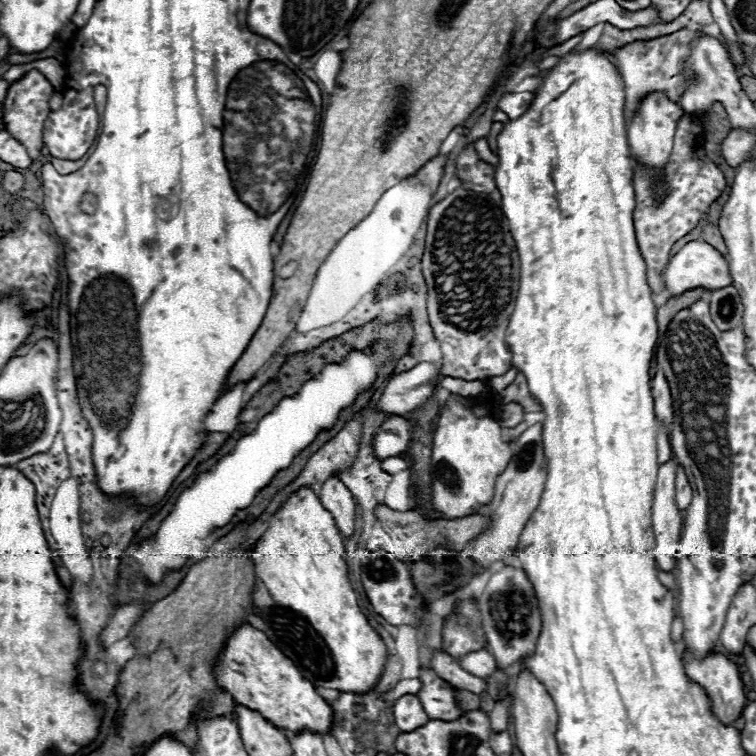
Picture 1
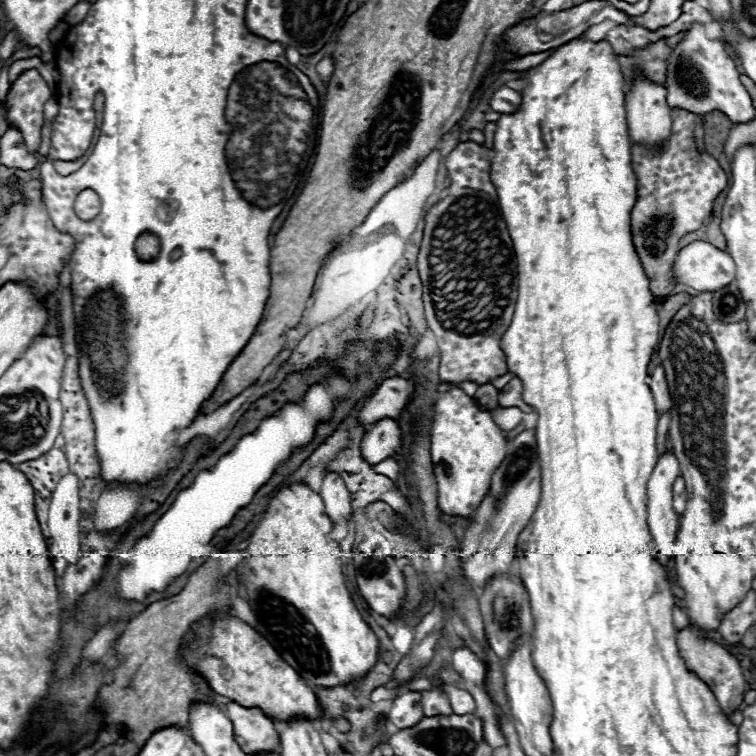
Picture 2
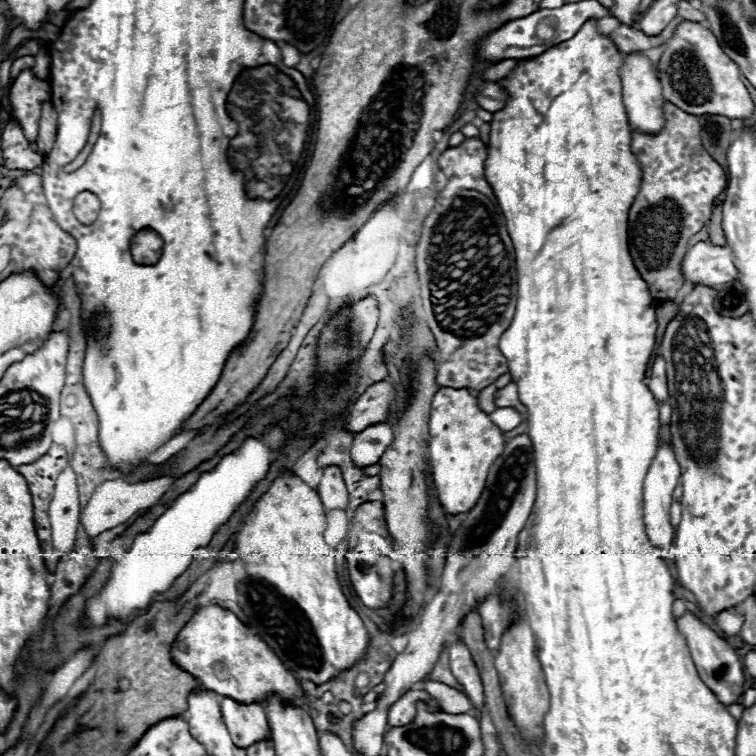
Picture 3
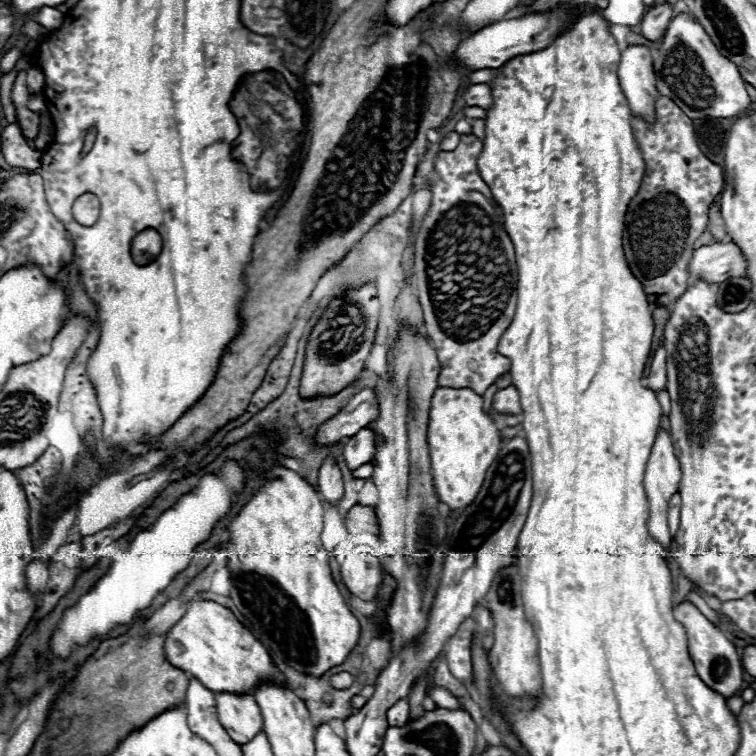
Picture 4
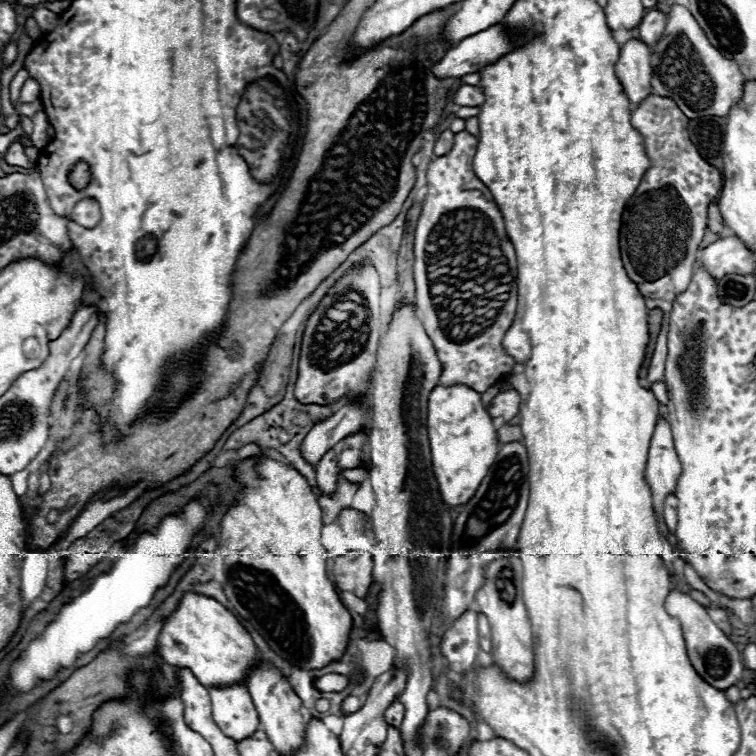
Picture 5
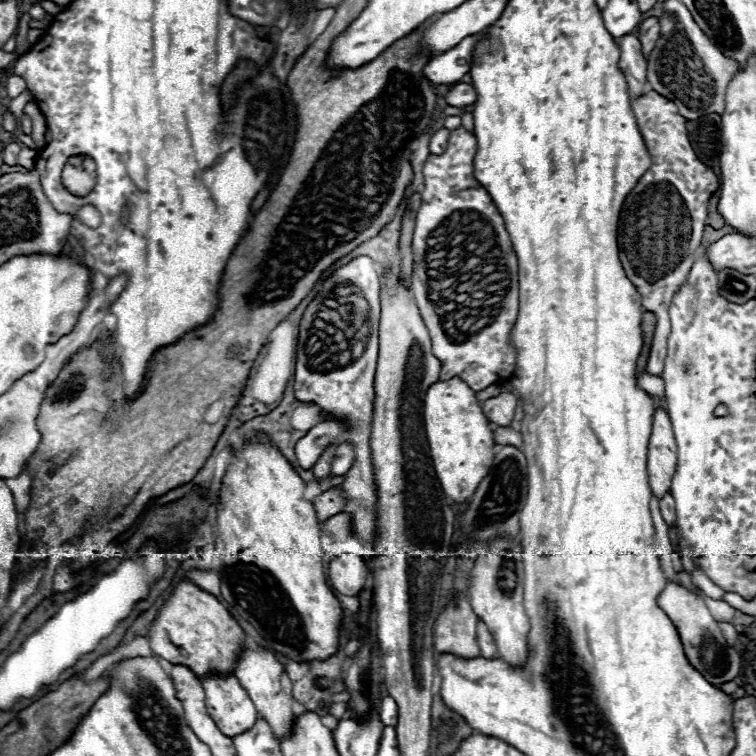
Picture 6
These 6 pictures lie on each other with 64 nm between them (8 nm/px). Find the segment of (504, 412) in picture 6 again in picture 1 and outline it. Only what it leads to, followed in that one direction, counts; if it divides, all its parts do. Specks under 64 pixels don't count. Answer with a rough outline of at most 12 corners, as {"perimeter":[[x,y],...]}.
{"perimeter":[[522,376],[500,392],[504,404],[522,404],[526,412],[540,412]]}

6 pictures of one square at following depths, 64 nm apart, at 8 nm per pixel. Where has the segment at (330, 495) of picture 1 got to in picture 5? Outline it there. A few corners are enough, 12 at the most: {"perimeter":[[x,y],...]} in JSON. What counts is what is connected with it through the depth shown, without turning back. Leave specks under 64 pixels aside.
{"perimeter":[[328,450],[316,480],[322,494],[334,494],[340,468],[338,450]]}

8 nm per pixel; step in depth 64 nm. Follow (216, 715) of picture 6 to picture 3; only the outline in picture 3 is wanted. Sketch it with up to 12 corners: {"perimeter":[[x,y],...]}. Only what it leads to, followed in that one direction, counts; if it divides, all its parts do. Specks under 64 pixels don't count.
{"perimeter":[[224,698],[220,710],[236,746],[272,738],[260,704]]}

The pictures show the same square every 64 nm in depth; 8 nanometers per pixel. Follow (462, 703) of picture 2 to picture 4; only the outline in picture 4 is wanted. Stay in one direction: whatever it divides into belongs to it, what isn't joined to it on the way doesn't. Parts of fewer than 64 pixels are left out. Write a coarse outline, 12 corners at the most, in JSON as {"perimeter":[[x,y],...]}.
{"perimeter":[[432,686],[428,694],[438,708],[462,710],[458,698],[446,688]]}

